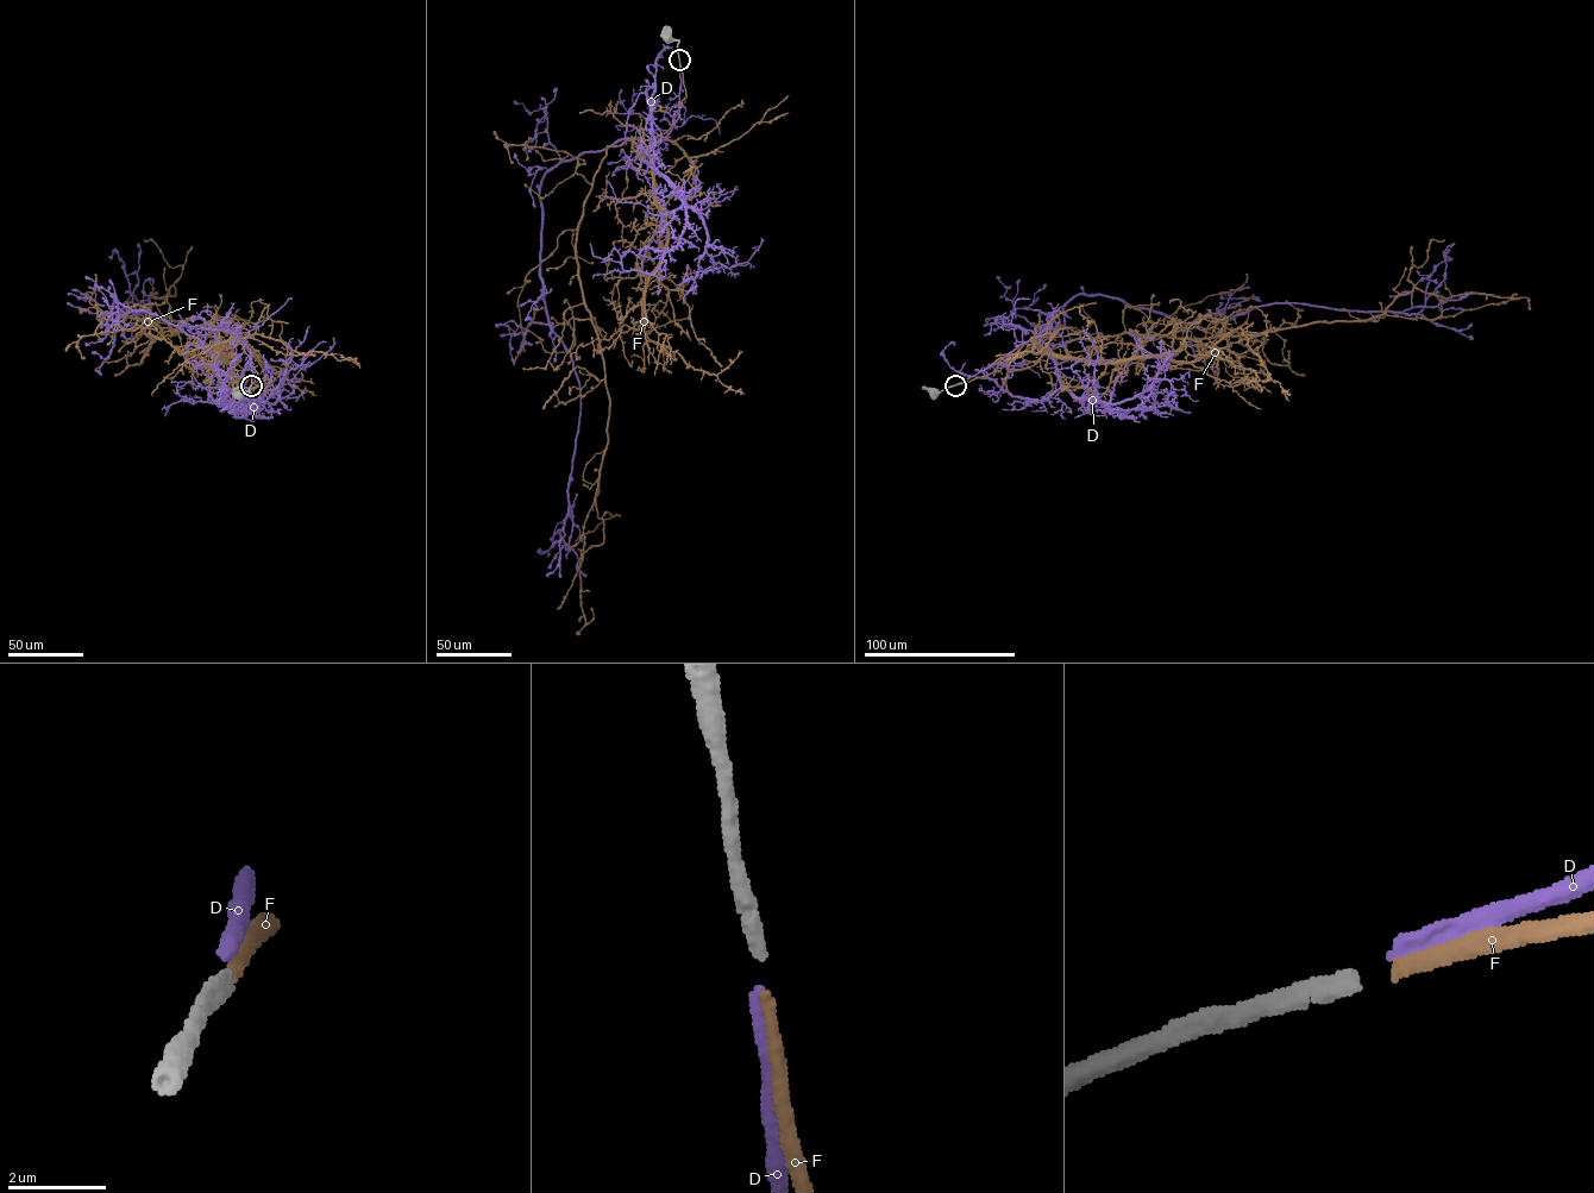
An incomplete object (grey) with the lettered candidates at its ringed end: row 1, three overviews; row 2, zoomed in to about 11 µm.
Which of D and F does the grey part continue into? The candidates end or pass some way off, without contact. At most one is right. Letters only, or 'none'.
F

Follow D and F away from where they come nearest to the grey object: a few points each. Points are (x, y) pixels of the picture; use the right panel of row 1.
D: (955, 384), (1036, 338), (1053, 356), (1060, 383), (1080, 397)
F: (956, 385), (1030, 340), (1042, 355), (1121, 333), (1362, 321), (1414, 286), (1526, 297), (1529, 309)

